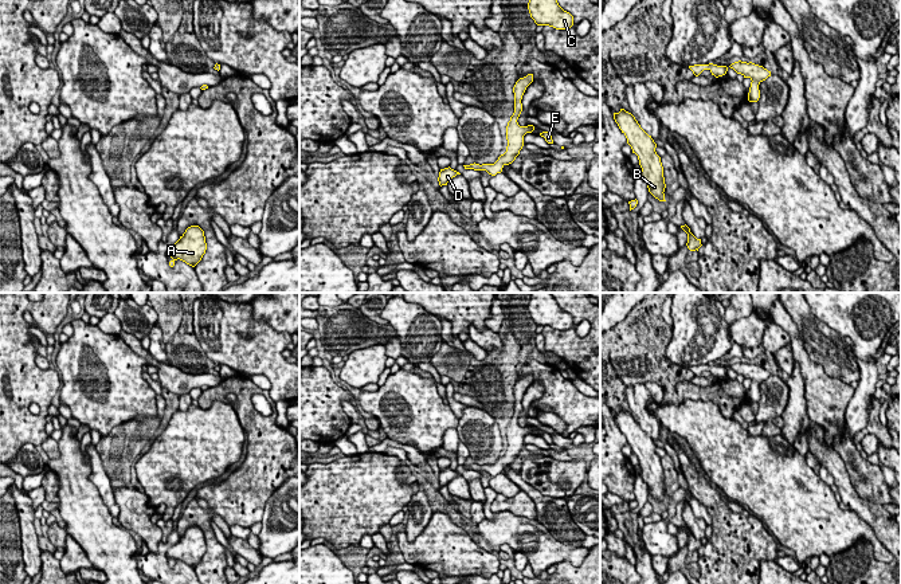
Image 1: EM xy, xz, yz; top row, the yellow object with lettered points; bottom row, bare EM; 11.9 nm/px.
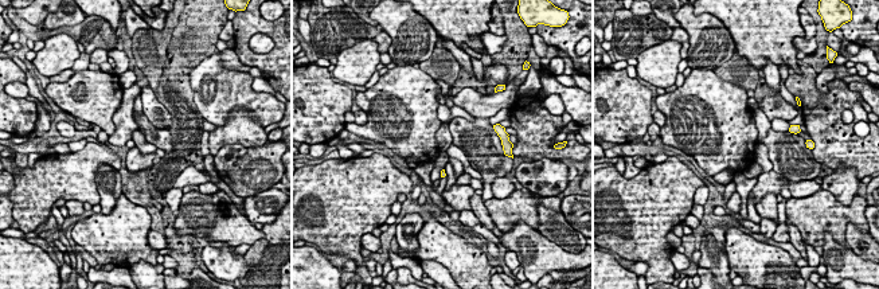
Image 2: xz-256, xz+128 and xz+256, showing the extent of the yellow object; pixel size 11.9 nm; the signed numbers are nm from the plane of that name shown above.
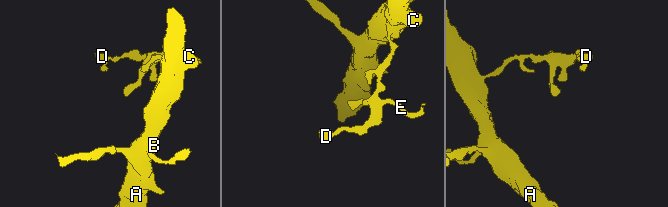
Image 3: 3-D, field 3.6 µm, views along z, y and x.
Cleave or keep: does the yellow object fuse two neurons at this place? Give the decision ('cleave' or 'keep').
cleave

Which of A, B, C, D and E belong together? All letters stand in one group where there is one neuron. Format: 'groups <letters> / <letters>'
groups A B C / D E

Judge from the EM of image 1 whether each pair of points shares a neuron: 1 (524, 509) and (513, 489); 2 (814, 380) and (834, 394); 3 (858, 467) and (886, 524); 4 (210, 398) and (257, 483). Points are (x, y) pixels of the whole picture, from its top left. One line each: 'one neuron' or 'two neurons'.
1: two neurons
2: one neuron
3: two neurons
4: one neuron

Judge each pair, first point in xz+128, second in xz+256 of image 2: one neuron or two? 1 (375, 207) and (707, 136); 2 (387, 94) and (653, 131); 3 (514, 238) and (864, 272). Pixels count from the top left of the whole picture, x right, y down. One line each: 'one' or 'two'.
1: two
2: two
3: one

